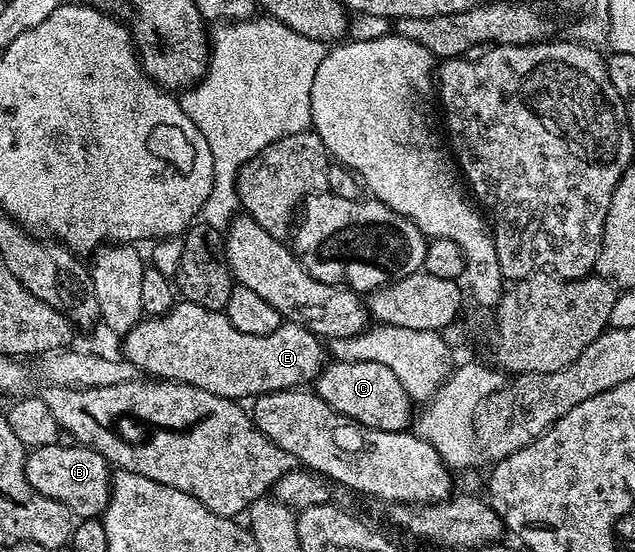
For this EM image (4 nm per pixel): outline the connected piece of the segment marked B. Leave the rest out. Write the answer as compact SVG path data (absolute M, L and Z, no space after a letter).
M60 442L32 448L27 453L25 462L25 478L29 478L29 486L45 498L53 498L65 506L77 518L93 520L102 517L111 497L112 465L97 450L76 446L71 442Z

